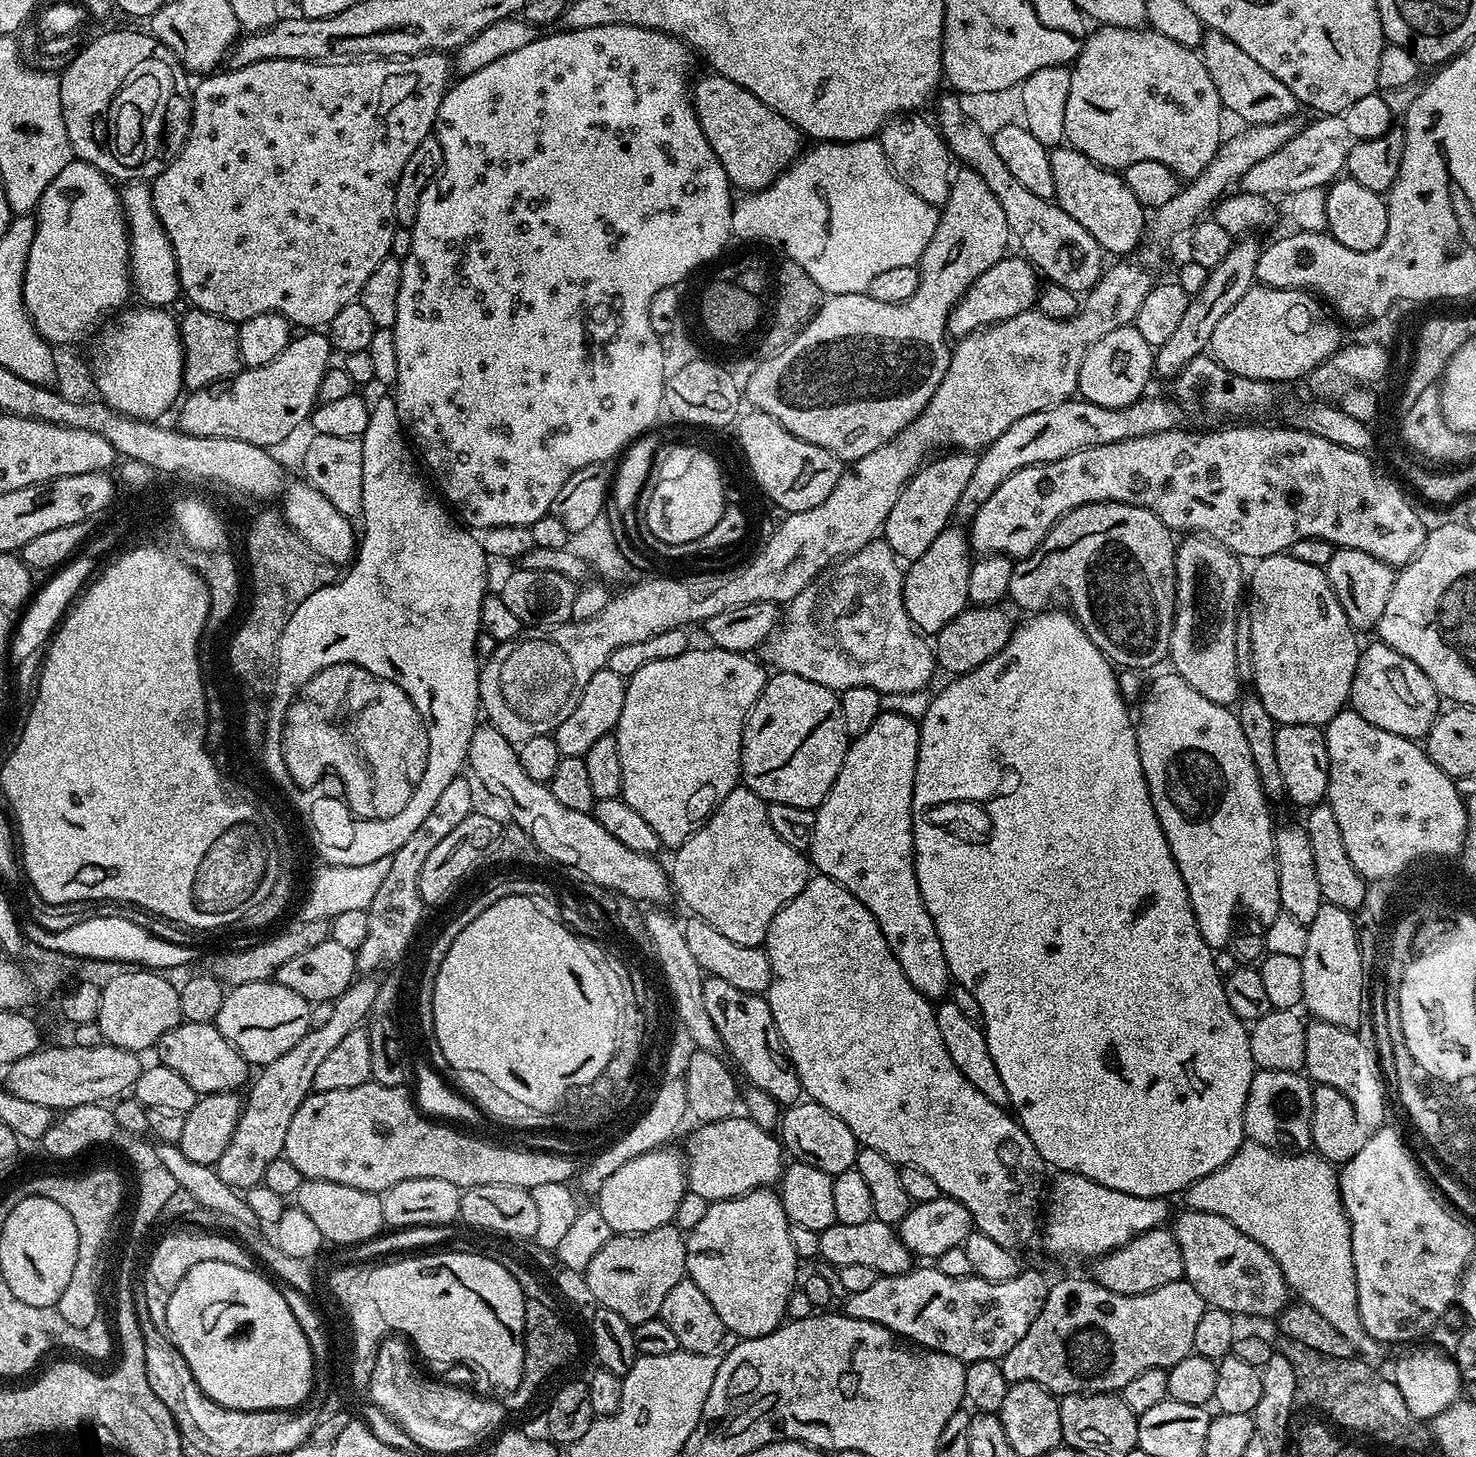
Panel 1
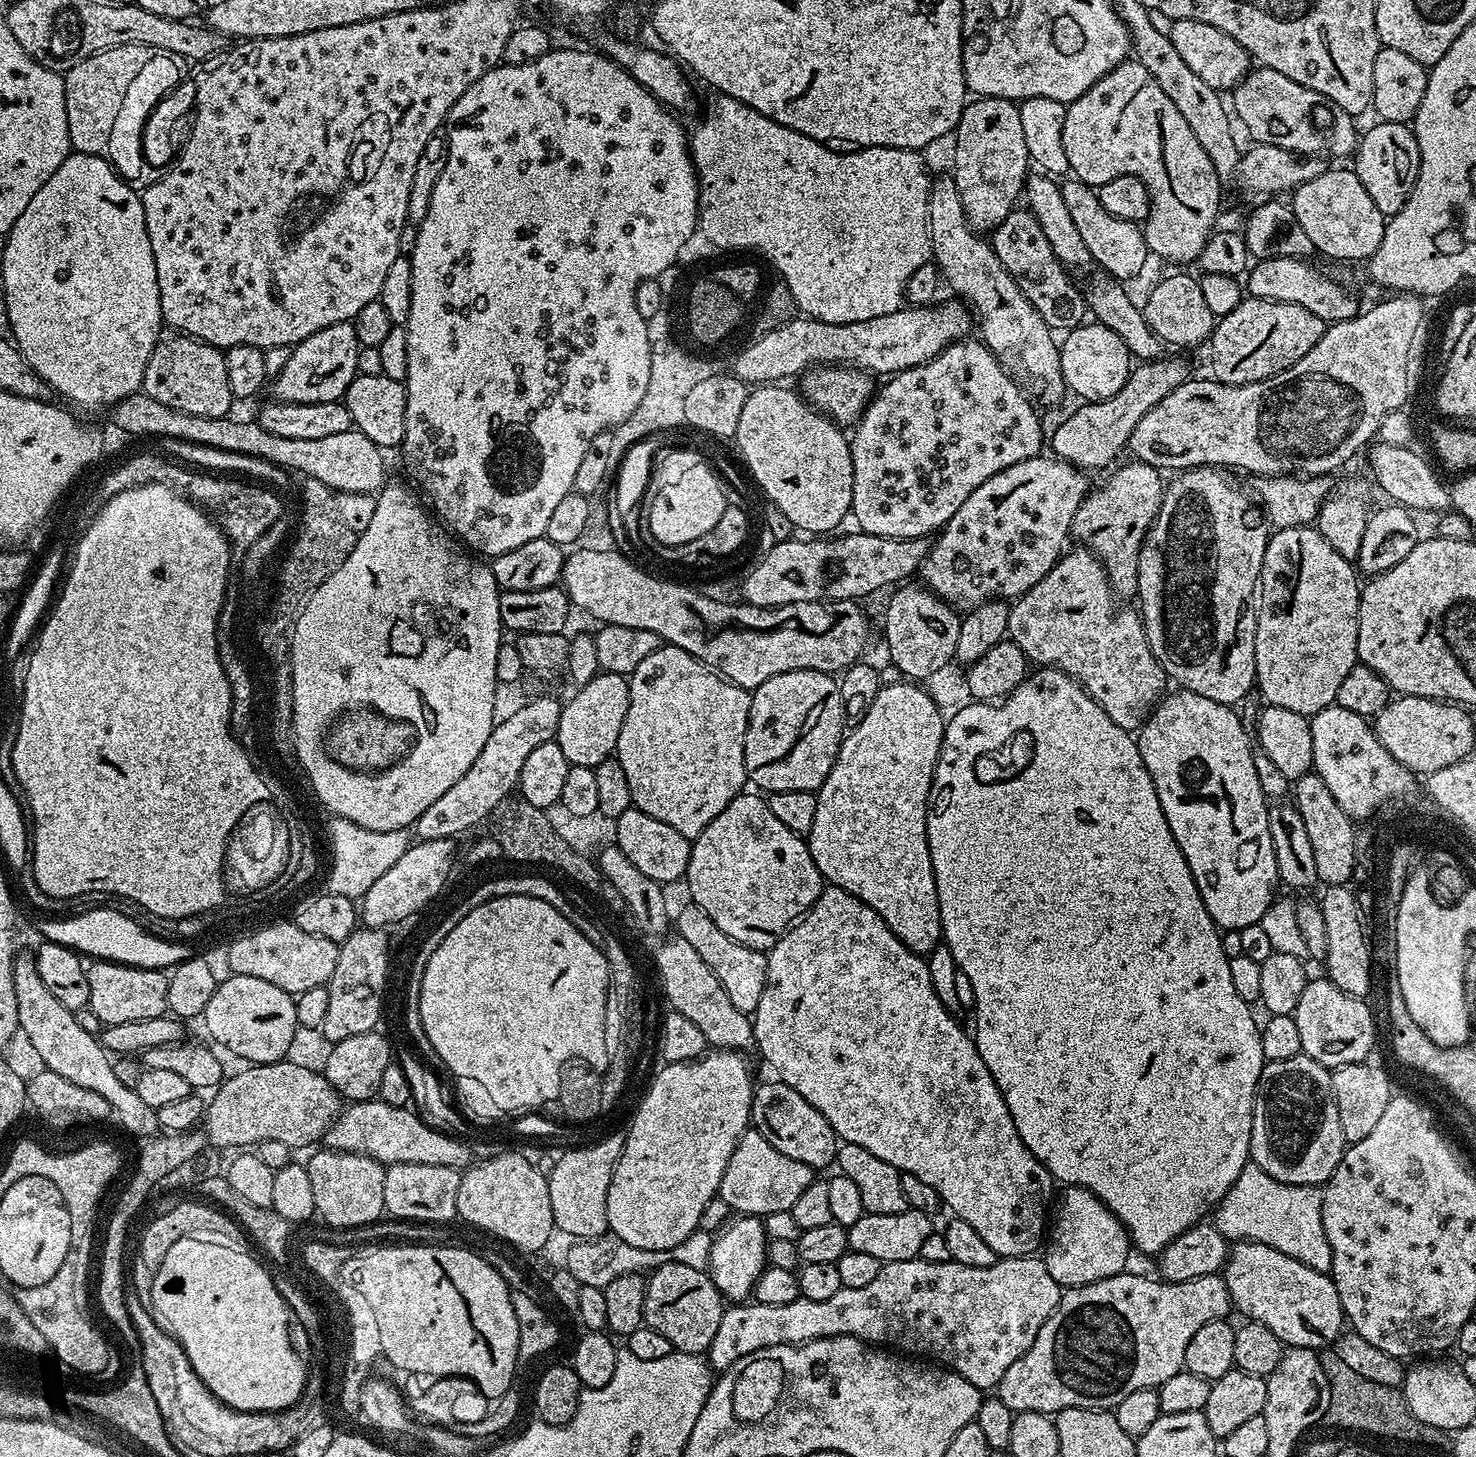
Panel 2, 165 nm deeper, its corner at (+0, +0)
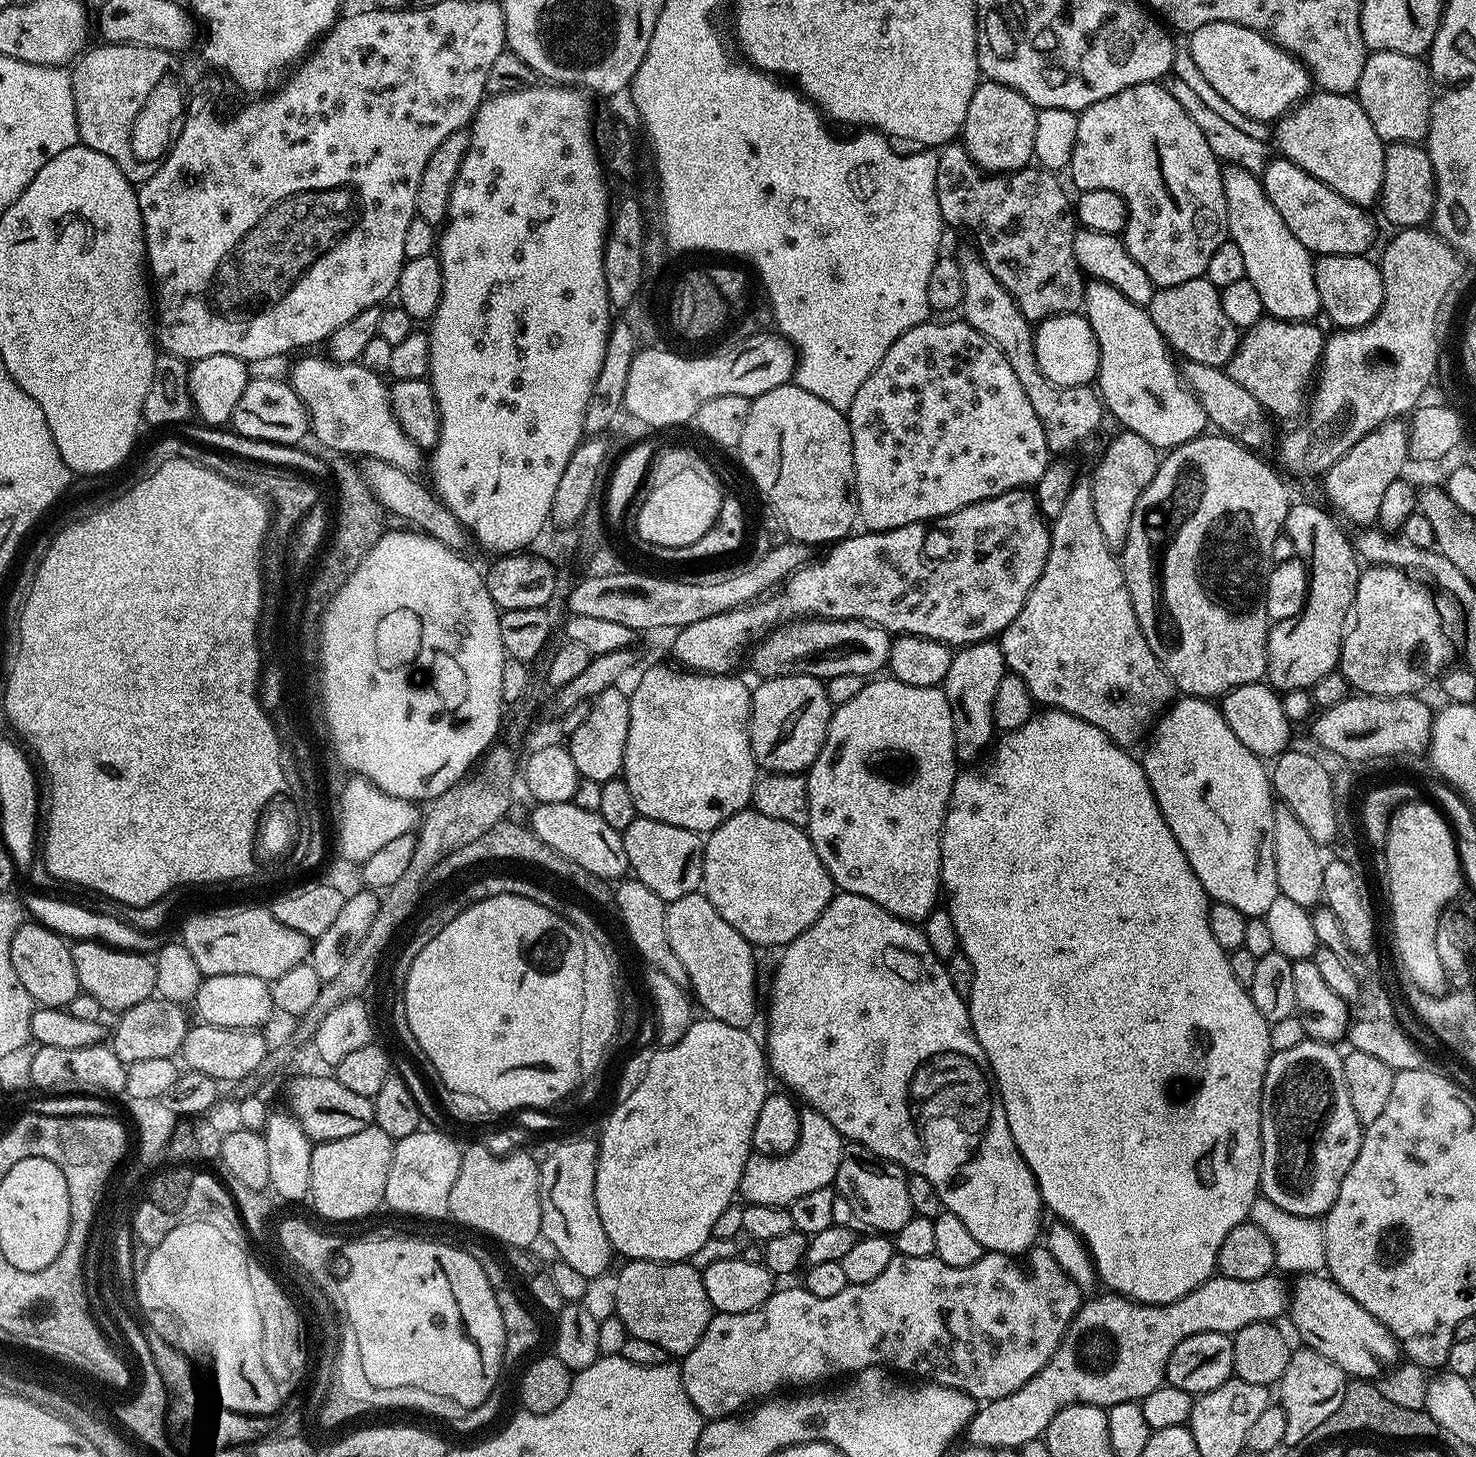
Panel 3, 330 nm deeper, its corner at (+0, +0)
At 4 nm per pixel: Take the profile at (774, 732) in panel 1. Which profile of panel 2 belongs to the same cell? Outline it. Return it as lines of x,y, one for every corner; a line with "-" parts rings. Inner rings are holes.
818,670
774,674
750,696
748,729
742,742
744,775
764,794
782,790
816,792
826,782
845,735
846,717
835,675

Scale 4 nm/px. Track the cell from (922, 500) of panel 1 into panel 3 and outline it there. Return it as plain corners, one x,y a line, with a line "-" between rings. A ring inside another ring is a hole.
959,319
956,320
950,321
949,324
925,322
906,330
906,334
899,336
894,346
886,350
886,358
878,362
874,374
870,374
870,378
862,382
858,394
854,394
854,402
848,408
846,415
850,426
854,470
856,471
854,491
858,520
869,532
889,532
902,526
931,522
940,516
954,514
971,504
994,498
1012,488
1035,486
1042,478
1042,474
1046,474
1050,463
1046,430
1042,430
1042,422
1038,414
1034,414
1034,406
1030,406
1030,398
1026,398
1026,390
1022,390
1014,369
1010,367
1010,362
1006,362
1002,350
998,350
998,346
990,343
982,333

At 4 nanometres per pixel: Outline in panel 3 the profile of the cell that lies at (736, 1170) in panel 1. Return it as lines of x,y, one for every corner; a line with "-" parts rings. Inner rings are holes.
805,1107
800,1114
800,1137
794,1148
781,1156
762,1156
753,1154
748,1157
742,1170
739,1195
748,1204
758,1206
778,1206
788,1208
798,1198
813,1190
831,1188
838,1174
838,1162
842,1162
846,1141
834,1125
822,1114

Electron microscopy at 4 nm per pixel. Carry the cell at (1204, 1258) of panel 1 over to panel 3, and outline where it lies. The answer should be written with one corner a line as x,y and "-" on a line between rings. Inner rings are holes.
1300,1274
1295,1277
1296,1288
1290,1292
1292,1324
1300,1331
1303,1347
1318,1350
1322,1358
1330,1358
1349,1377
1375,1381
1395,1368
1402,1353
1394,1334
1370,1314
1362,1310
1346,1290
1342,1290
1327,1275

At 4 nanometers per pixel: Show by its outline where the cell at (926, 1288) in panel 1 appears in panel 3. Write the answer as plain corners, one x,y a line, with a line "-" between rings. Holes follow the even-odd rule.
1044,1246
1033,1247
1027,1253
1027,1260
1028,1268
1023,1268
1019,1259
1006,1256
1003,1252
985,1251
984,1256
978,1258
978,1262
974,1262
974,1266
955,1268
954,1266
946,1266
946,1262
942,1262
936,1255
912,1258
897,1254
892,1257
890,1266
886,1266
886,1270
882,1270
882,1274
878,1274
878,1278
874,1278
874,1282
849,1284
846,1290
842,1290
842,1294
834,1294
834,1298
818,1298
802,1286
784,1289
781,1287
754,1310
742,1314
716,1312
712,1321
706,1326
698,1346
694,1346
694,1350
690,1350
679,1365
682,1386
686,1390
690,1402
694,1402
694,1406
705,1421
720,1420
723,1416
735,1416
741,1410
747,1409
753,1402
775,1397
779,1393
776,1392
779,1388
804,1390
807,1389
804,1388
807,1384
816,1384
819,1380
830,1379
831,1376
845,1375
844,1377
847,1377
849,1374
863,1372
866,1368
883,1368
885,1366
897,1373
909,1372
912,1375
909,1377
912,1378
923,1378
933,1384
943,1384
945,1388
964,1392
977,1402
1006,1398
1006,1394
1014,1394
1014,1390
1020,1389
1030,1378
1041,1372
1042,1367
1049,1362
1054,1350
1060,1345
1061,1338
1063,1338
1070,1321
1076,1316
1082,1303
1082,1291
1079,1286
1067,1276
1062,1266
1058,1266
1058,1262
1051,1257

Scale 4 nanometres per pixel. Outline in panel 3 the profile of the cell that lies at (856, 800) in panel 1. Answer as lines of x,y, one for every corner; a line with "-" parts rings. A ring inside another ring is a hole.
876,678
865,683
864,688
858,694
854,694
854,698
850,698
850,702
839,705
832,713
832,721
828,727
822,750
807,773
810,814
806,831
812,840
818,858
822,858
826,870
832,876
833,885
839,891
858,894
862,898
870,898
870,902
882,906
882,910
903,920
922,922
938,907
939,900
936,899
941,899
942,896
940,834
944,827
944,816
948,813
952,787
958,775
958,767
956,768
958,749
954,738
952,711
943,687
904,685
895,678
880,679
884,678

